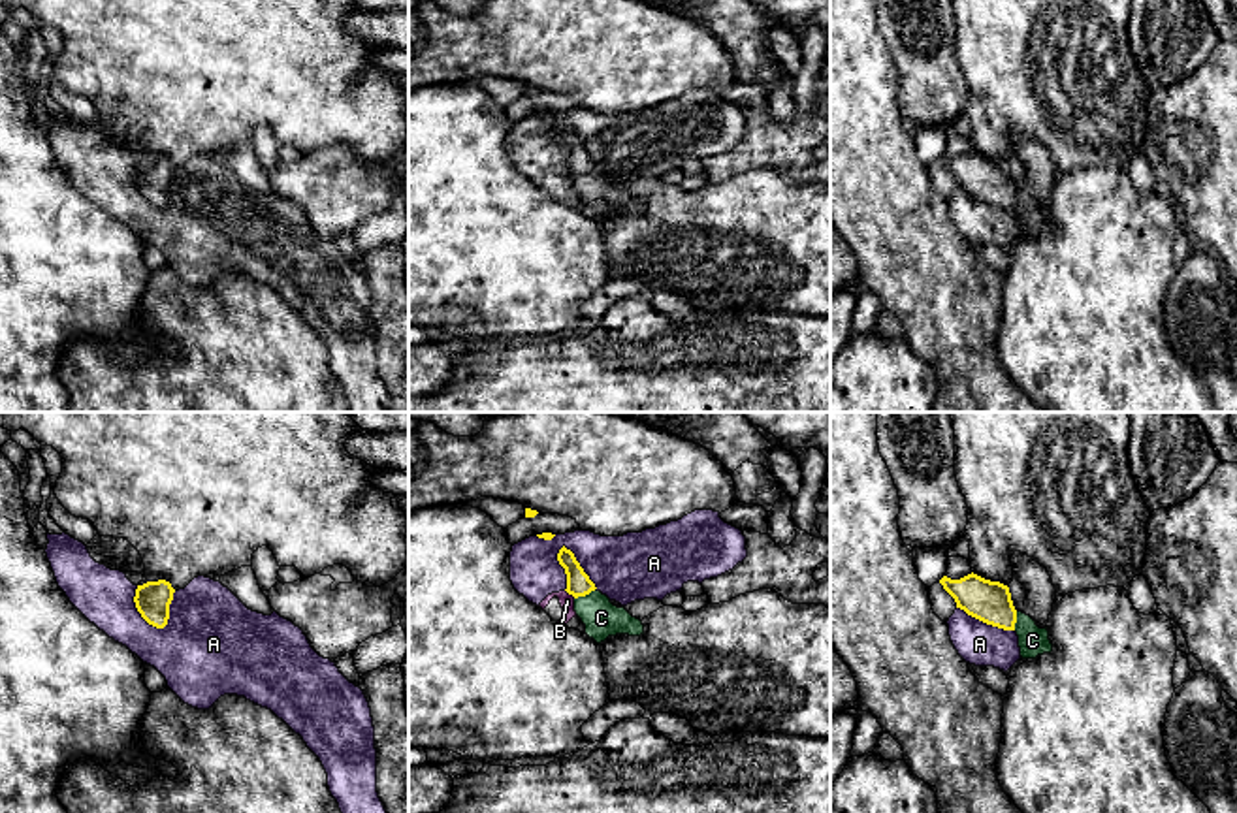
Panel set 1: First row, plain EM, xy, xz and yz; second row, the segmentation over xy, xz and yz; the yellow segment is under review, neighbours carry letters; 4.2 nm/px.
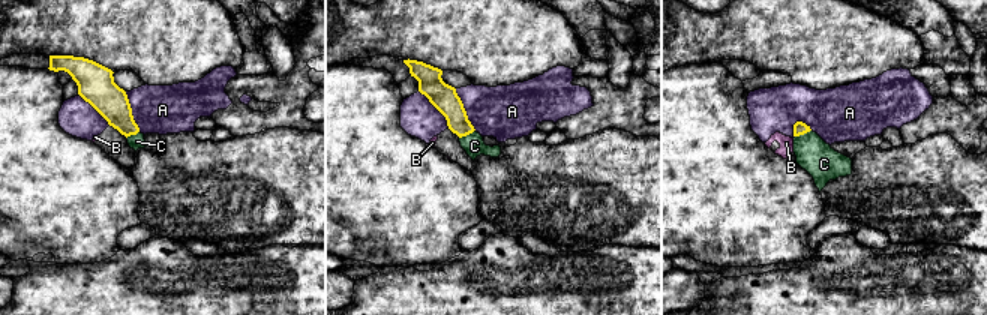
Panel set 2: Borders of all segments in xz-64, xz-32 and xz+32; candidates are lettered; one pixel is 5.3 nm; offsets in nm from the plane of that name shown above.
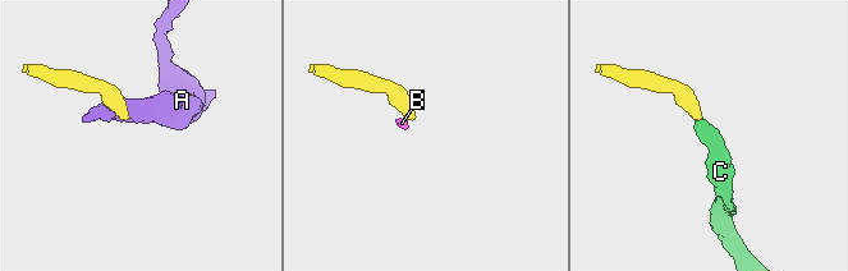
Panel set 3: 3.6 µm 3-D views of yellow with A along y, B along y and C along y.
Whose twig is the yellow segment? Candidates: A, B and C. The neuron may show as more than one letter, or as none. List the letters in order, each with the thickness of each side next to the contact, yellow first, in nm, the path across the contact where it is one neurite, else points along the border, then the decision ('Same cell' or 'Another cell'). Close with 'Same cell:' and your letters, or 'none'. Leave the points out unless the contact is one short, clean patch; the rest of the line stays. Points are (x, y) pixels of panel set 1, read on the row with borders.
A: Thickness 150 nm (yellow) against 240 nm. Boundary: xy (136, 586), (136, 610), (149, 623), (162, 629). Another cell
B: Thickness 110 nm (yellow) against 60 nm. Boundary: xz (565, 589), (575, 597). Another cell
C: Thickness 110 nm (yellow) against 160 nm. Path across: xz (578, 584), (584, 595), (601, 618). Same cell
Same cell: C

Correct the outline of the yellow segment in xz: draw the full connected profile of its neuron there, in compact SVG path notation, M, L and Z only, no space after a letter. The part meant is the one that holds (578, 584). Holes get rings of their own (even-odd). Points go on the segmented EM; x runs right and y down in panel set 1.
M563 546L557 553L557 561L567 574L565 591L574 597L574 612L586 625L589 638L601 644L616 634L644 634L642 621L633 617L623 606L614 606L610 598L595 587L570 550Z

